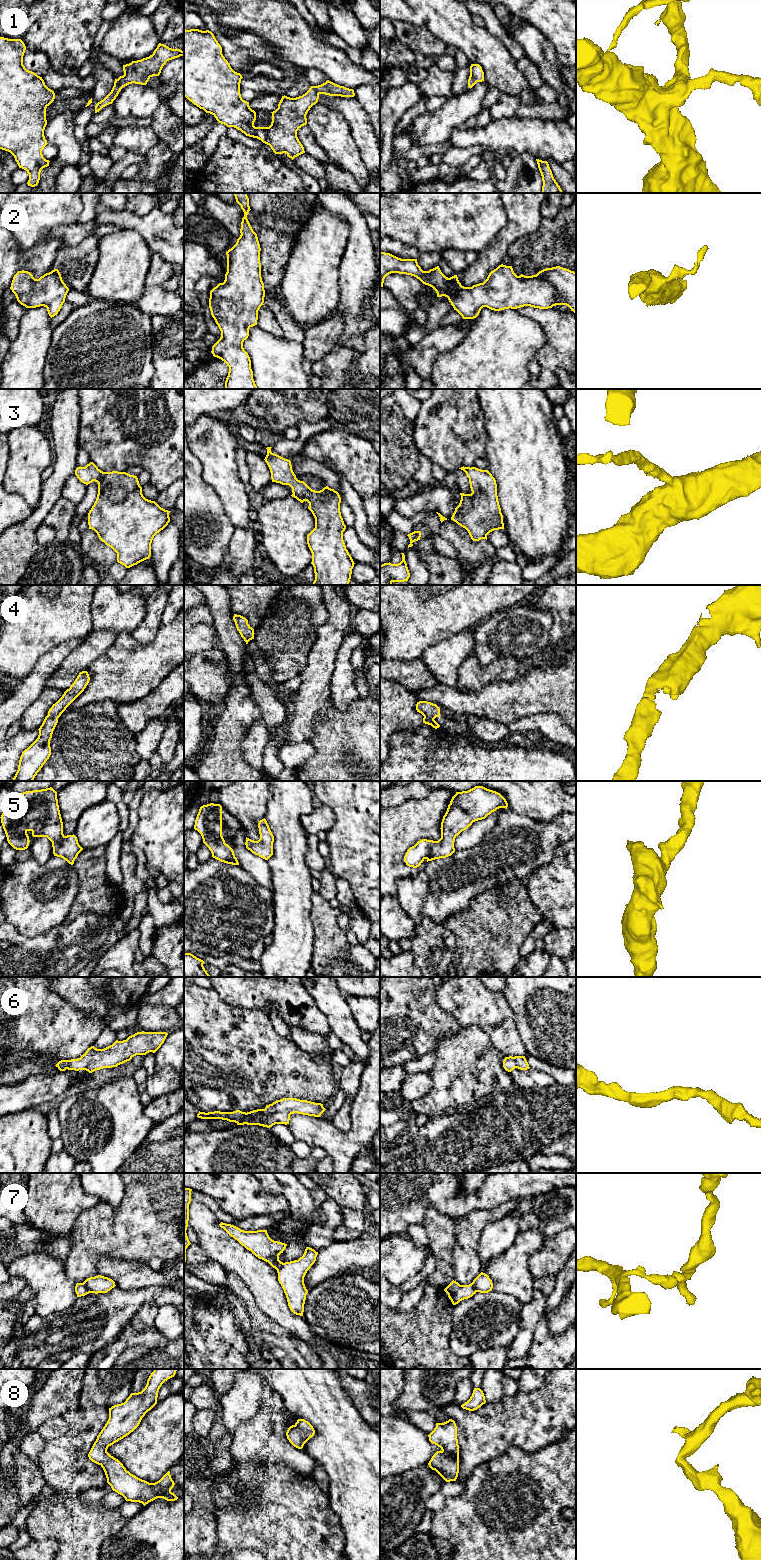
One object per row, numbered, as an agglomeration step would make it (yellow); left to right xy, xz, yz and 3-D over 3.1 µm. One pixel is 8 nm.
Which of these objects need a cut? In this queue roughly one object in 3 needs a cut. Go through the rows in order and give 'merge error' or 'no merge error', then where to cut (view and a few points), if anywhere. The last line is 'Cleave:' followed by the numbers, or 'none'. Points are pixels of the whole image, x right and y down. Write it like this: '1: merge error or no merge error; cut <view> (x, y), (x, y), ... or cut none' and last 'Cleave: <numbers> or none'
1: no merge error; cut none
2: no merge error; cut none
3: no merge error; cut none
4: no merge error; cut none
5: no merge error; cut none
6: no merge error; cut none
7: merge error; cut xy (83, 1282), (89, 1292)
8: no merge error; cut none
Cleave: 7

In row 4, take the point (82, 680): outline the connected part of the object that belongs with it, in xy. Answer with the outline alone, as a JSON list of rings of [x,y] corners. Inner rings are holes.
[[[87,671],[79,673],[74,683],[62,697],[52,705],[40,726],[38,738],[22,752],[18,770],[12,781],[33,781],[51,755],[50,740],[58,718],[66,708],[84,691],[90,680]]]

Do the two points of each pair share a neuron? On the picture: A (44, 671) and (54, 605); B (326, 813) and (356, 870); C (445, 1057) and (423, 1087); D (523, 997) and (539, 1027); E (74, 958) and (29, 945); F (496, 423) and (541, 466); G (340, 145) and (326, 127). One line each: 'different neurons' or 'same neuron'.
A: different neurons
B: different neurons
C: different neurons
D: same neuron
E: same neuron
F: same neuron
G: same neuron

